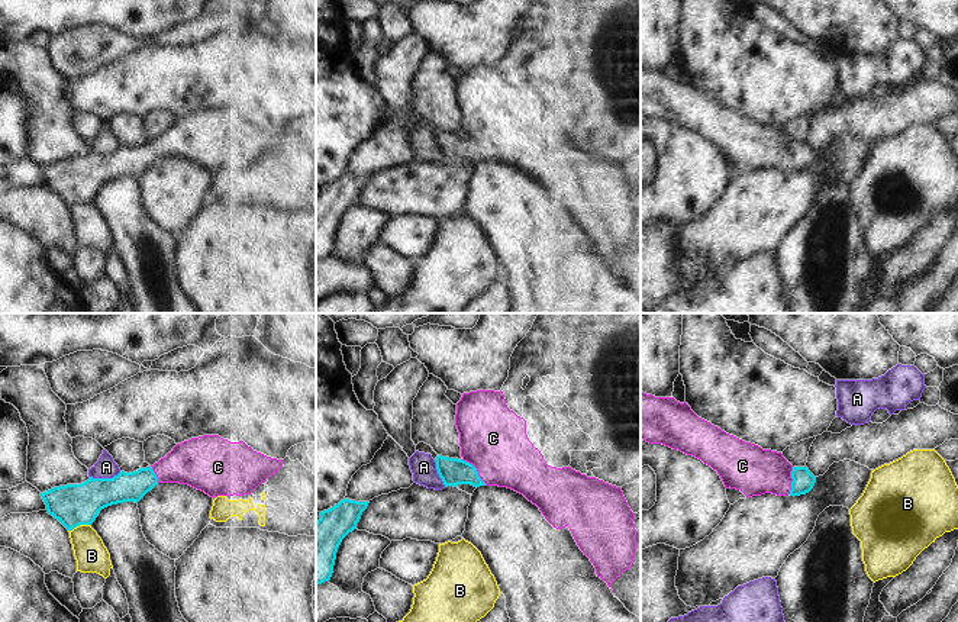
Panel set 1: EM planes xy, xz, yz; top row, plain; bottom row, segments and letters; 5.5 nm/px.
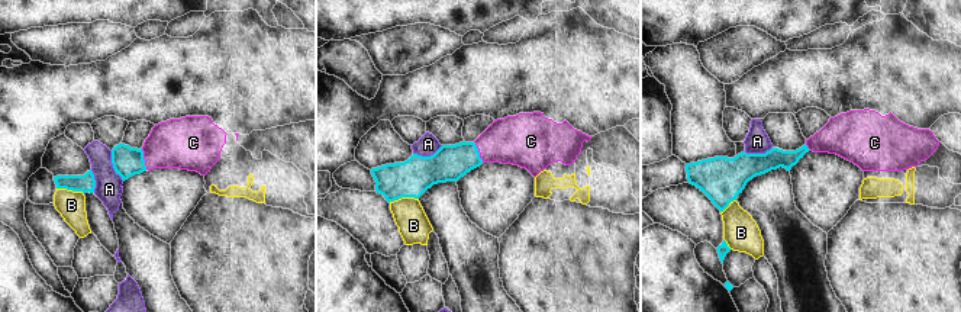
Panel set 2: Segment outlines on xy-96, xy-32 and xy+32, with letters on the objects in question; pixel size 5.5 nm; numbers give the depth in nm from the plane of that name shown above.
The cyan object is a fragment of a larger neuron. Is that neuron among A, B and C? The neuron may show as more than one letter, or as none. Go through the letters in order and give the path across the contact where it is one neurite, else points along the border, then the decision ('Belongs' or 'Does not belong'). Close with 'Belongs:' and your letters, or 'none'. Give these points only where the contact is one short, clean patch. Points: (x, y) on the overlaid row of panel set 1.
A: Boundary: xy (121, 471), (112, 477), (90, 477). Does not belong
B: Does not belong
C: Path across: xz (454, 471), (476, 470), (493, 453), (493, 438). Belongs
Belongs: C.

